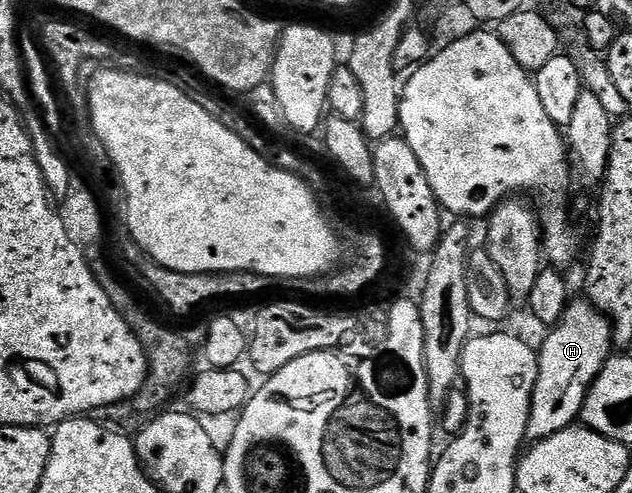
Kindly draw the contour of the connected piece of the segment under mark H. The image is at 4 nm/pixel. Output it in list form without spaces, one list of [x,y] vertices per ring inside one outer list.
[[[585,300],[571,301],[558,325],[547,334],[550,335],[543,340],[542,346],[540,345],[538,350],[536,388],[532,392],[530,415],[526,425],[526,436],[531,443],[543,442],[548,436],[561,430],[567,430],[569,426],[573,426],[579,421],[586,394],[598,373],[604,368],[606,359],[612,354],[610,319],[605,314],[601,314],[592,303]]]

